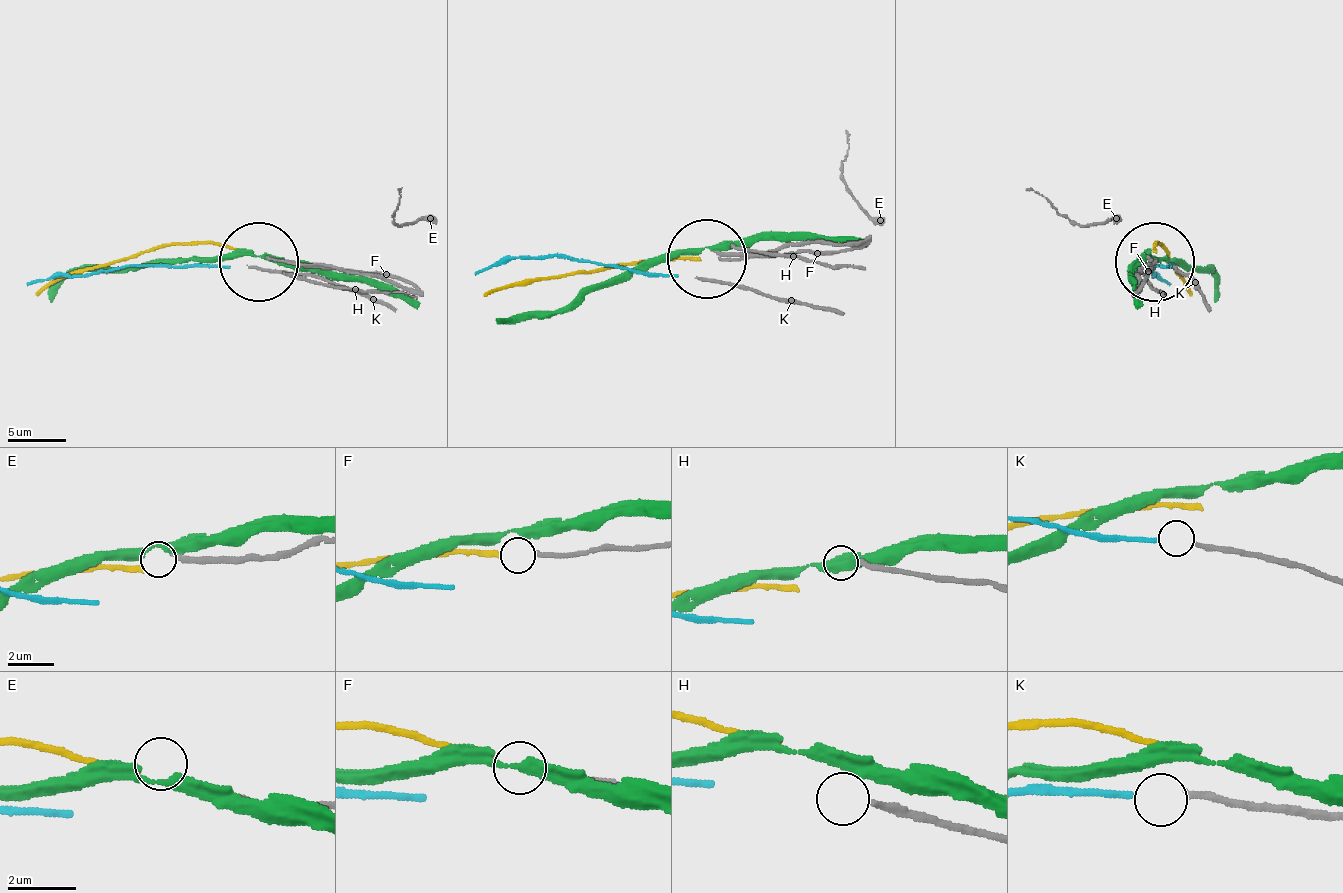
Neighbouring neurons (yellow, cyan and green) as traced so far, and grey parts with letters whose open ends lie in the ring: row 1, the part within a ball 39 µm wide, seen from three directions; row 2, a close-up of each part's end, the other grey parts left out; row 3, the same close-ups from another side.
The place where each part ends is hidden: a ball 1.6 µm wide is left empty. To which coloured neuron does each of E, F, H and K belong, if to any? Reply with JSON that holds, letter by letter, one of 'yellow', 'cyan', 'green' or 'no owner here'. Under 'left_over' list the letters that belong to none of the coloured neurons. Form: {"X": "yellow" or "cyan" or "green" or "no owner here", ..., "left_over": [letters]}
{"E": "no owner here", "F": "yellow", "H": "no owner here", "K": "cyan", "left_over": ["E", "H"]}

